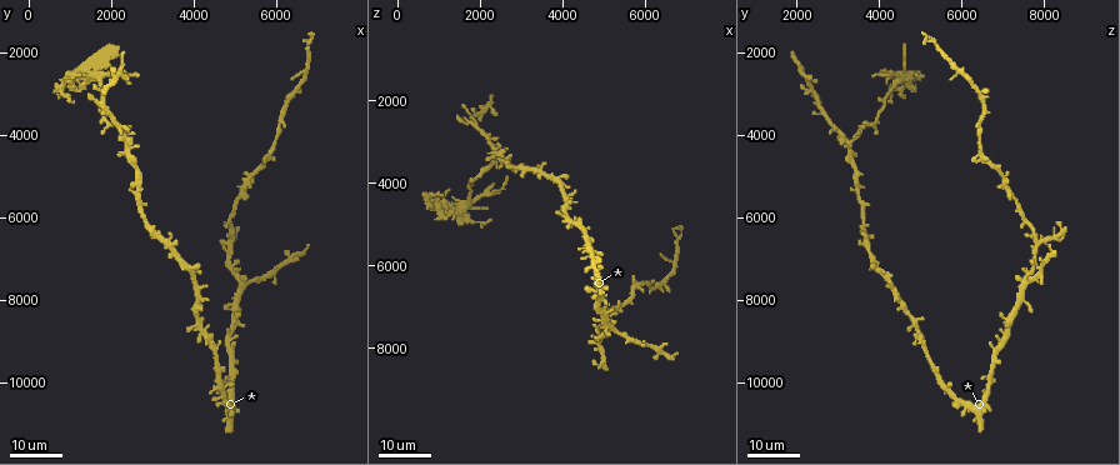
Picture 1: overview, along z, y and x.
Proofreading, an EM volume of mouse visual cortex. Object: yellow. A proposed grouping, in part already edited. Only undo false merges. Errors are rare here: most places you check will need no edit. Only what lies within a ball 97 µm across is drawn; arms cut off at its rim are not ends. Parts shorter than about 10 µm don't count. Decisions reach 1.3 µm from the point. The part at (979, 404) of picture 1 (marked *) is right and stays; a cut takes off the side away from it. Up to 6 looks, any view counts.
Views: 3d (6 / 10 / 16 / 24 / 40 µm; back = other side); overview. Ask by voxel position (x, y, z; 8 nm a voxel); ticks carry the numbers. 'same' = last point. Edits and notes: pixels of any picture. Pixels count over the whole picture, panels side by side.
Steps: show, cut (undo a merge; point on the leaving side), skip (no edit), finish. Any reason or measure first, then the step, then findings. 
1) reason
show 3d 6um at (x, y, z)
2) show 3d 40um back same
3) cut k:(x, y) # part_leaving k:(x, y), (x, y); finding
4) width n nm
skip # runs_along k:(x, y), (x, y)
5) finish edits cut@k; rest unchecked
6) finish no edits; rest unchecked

looks like a crossing
show 3d 16um at (4900, 6600, 7800)

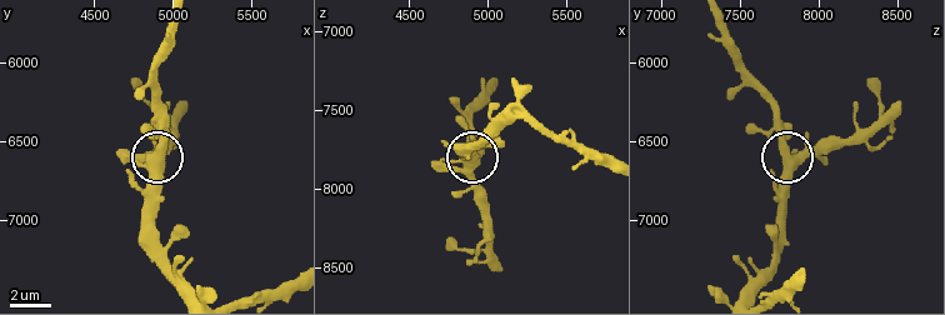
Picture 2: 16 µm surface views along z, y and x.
show 3d 10um at (4880, 6600, 7840)

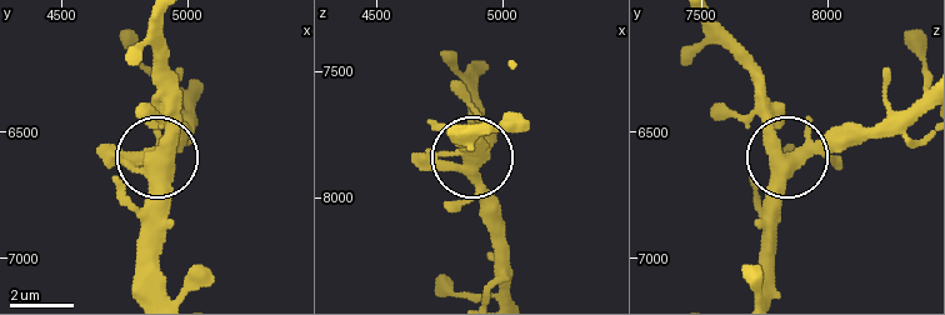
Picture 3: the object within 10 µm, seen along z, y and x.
width 490 nm
skip # one neuron here

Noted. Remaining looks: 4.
three-way junction
show 3d 24um at (5250, 7600, 7550)

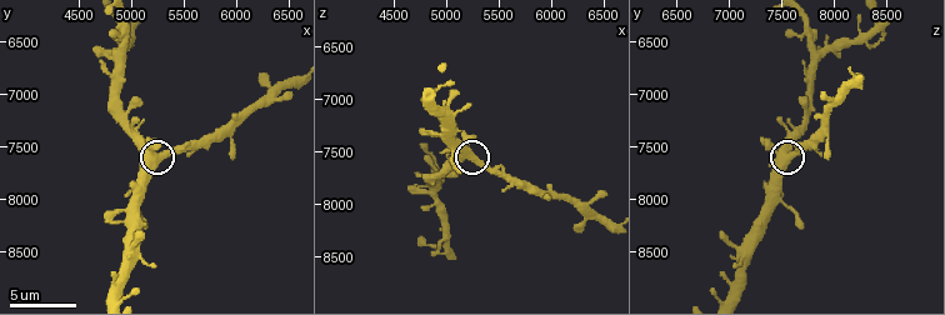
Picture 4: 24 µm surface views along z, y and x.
show 3d 6um at (5260, 7600, 7560)

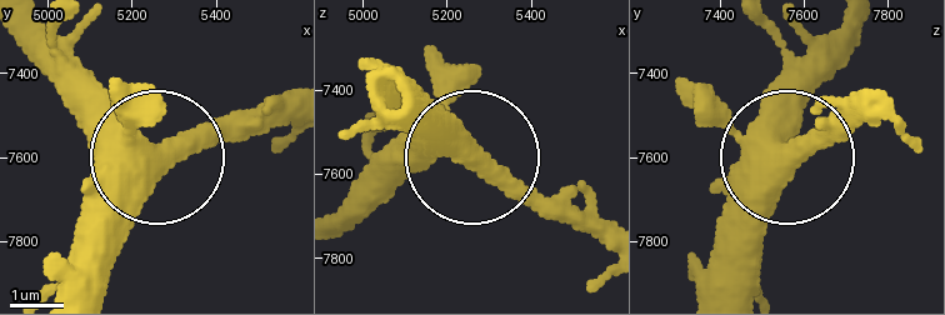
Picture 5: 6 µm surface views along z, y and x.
other side
show 3d 6um back at (5265, 7590, 7560)

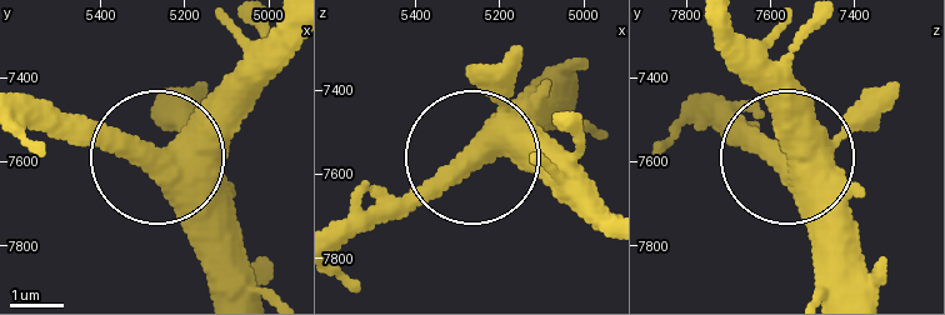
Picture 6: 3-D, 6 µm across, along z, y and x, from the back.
arms 3
skip # continuous, no second neuron

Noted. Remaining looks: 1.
finish no edits; rest unchecked

